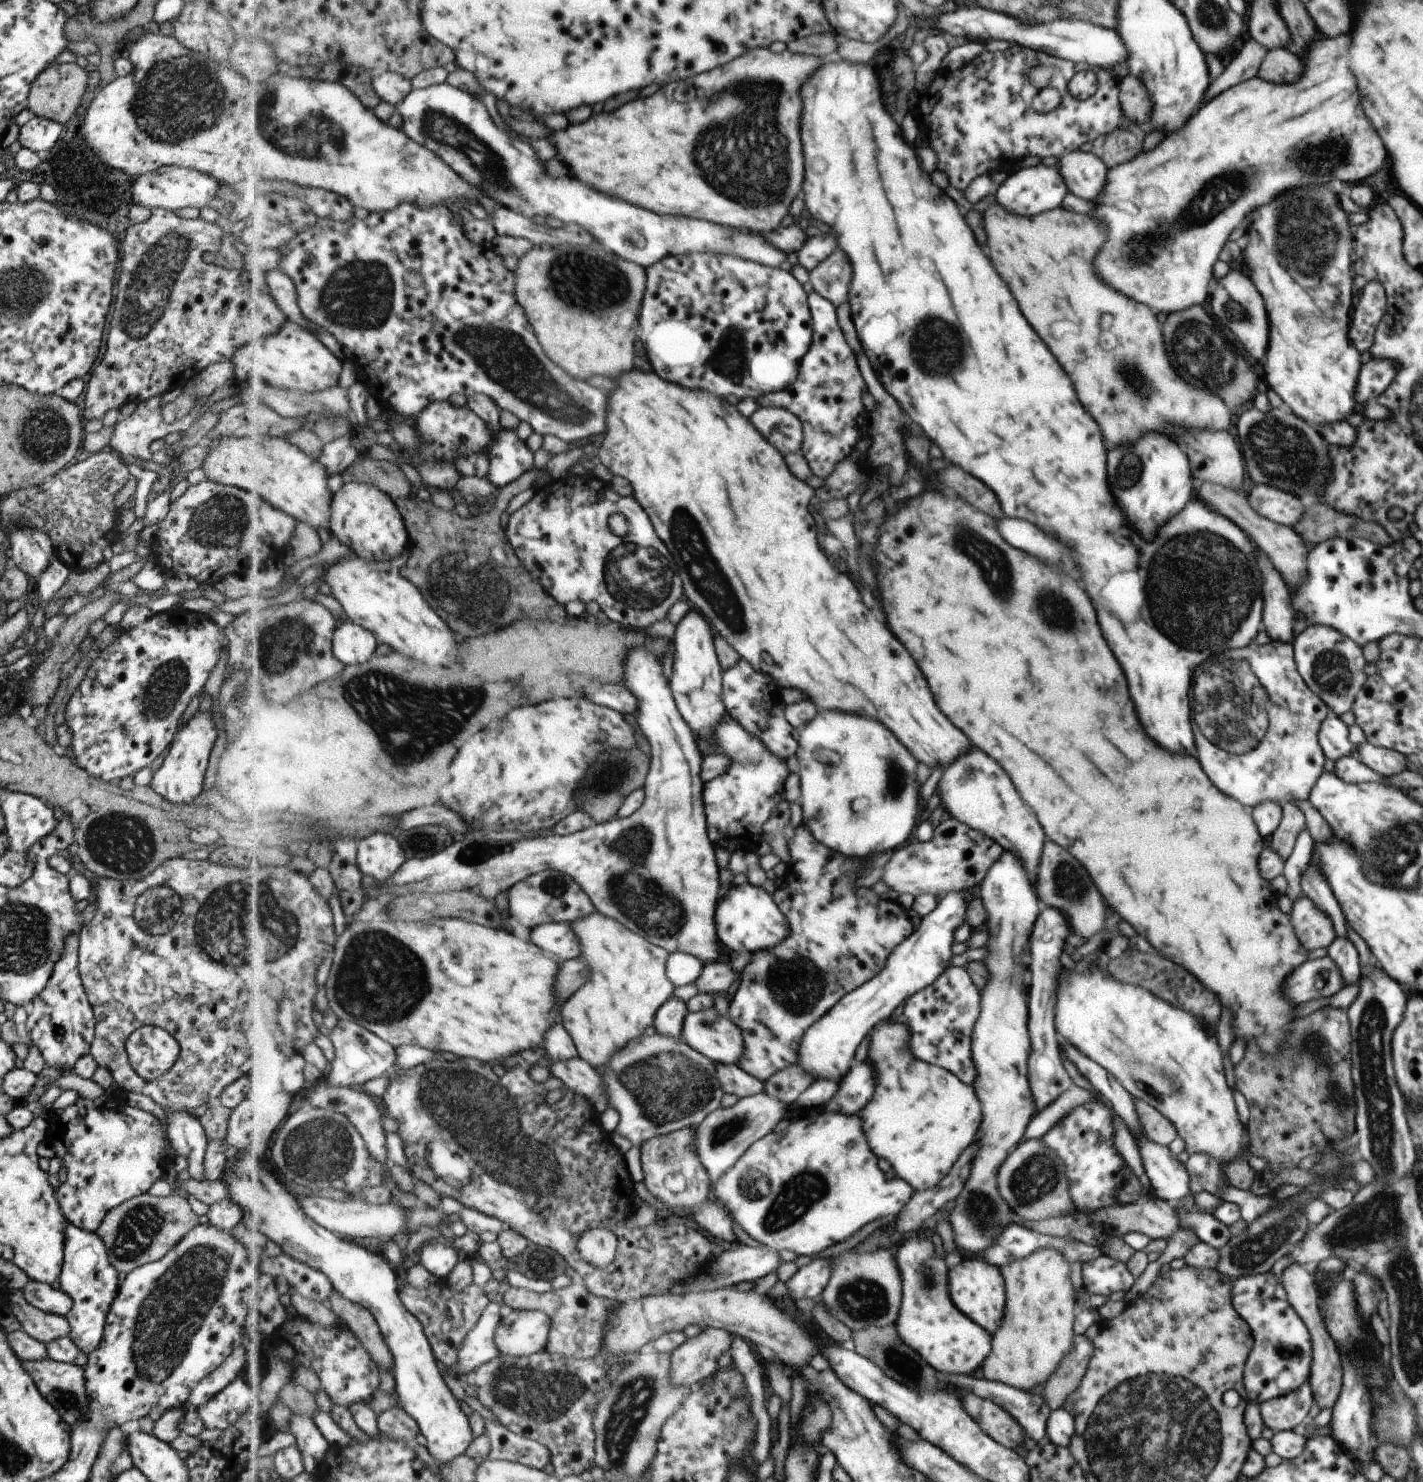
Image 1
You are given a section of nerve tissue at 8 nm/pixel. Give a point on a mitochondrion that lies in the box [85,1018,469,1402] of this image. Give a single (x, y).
(167, 1318)

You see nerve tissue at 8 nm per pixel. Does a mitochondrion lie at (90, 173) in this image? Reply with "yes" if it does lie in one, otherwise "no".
yes

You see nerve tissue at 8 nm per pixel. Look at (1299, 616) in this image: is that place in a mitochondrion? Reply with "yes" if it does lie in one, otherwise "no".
no

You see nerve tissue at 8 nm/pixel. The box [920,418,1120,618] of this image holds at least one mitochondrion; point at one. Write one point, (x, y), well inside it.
(991, 560)

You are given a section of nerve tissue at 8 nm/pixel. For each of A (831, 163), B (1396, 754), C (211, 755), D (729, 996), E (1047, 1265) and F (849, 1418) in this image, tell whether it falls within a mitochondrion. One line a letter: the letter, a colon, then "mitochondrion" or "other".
A: other
B: other
C: other
D: other
E: other
F: mitochondrion

